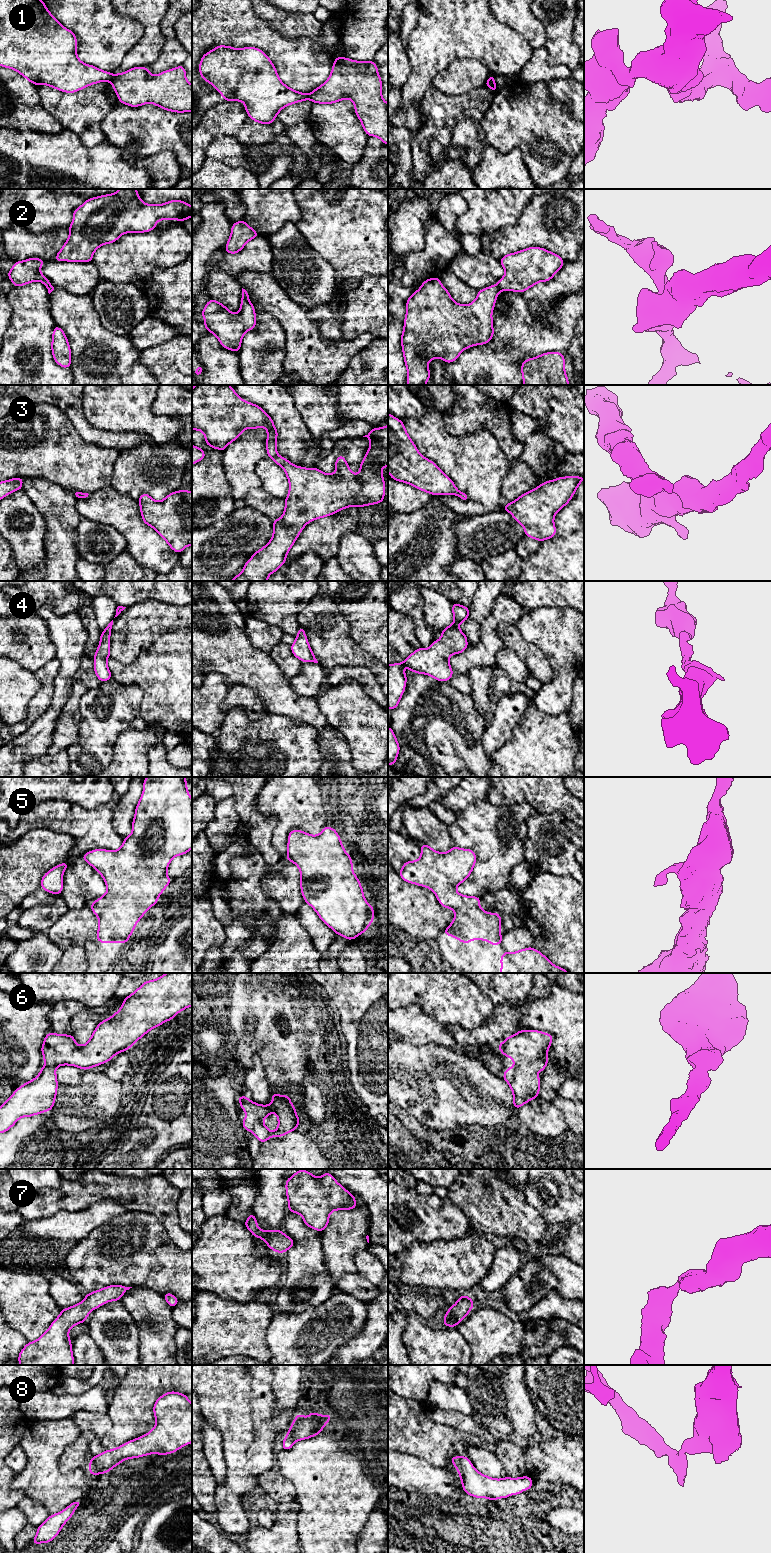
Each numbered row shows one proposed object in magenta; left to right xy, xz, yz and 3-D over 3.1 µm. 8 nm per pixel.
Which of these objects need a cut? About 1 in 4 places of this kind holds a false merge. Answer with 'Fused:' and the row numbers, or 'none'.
Fused: 1, 2, 3, 8

